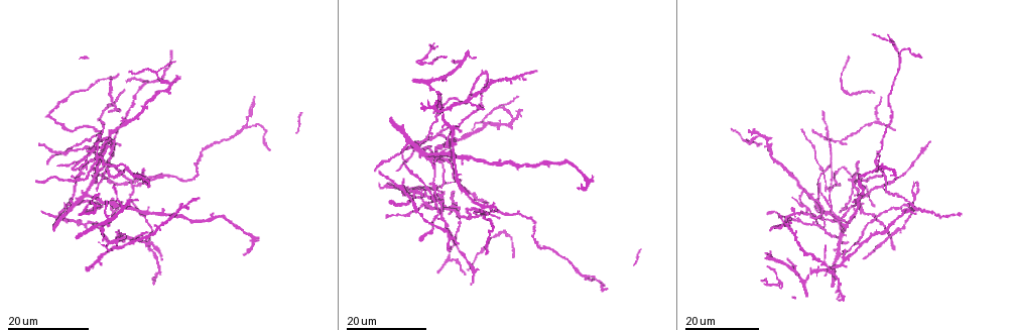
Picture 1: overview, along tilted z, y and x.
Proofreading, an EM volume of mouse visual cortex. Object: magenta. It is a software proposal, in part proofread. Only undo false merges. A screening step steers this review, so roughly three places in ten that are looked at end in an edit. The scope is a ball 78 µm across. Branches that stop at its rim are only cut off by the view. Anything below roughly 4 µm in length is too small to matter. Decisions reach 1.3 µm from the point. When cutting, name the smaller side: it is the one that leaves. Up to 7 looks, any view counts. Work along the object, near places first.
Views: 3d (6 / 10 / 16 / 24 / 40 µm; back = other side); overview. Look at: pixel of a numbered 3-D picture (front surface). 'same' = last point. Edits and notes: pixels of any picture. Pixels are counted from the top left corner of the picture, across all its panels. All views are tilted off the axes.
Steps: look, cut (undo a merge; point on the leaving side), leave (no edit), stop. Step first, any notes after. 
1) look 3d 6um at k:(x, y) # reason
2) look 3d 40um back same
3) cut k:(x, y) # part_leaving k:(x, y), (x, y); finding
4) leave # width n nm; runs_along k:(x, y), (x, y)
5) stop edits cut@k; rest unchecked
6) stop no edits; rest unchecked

look 3d 16um at 1:(825, 263) # four or more arms meet

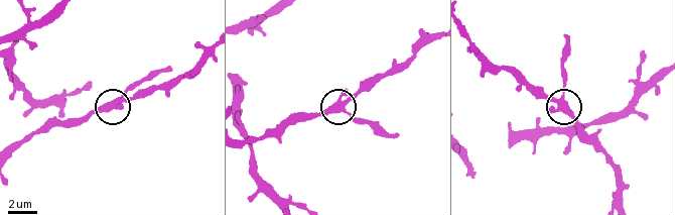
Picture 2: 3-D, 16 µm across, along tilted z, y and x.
look 3d 6um at 2:(116, 102) # zoom in

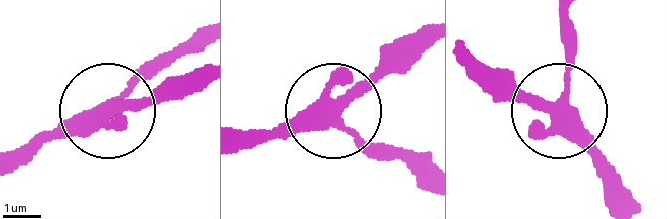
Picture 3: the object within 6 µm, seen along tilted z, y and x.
leave # one neuron here

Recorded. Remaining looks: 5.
look 3d 24um at 1:(802, 192) # four-way junction

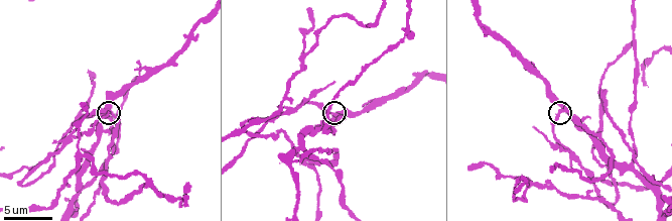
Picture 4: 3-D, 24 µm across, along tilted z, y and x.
look 3d 6um at 4:(560, 108)

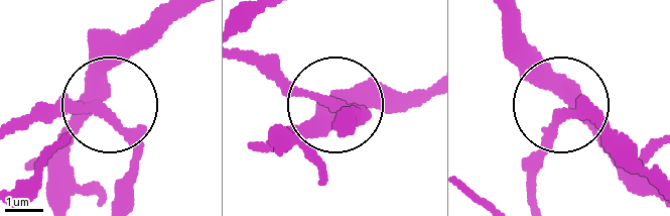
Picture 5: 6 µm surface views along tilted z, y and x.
leave # width 270 nm; all the same neuron

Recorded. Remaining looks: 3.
look 3d 16um at 1:(503, 109) # thick turns thin

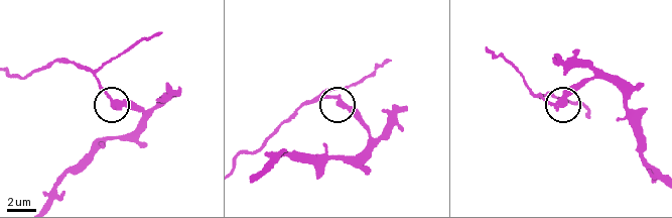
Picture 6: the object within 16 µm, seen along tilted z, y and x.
look 3d 10um at 6:(340, 104)

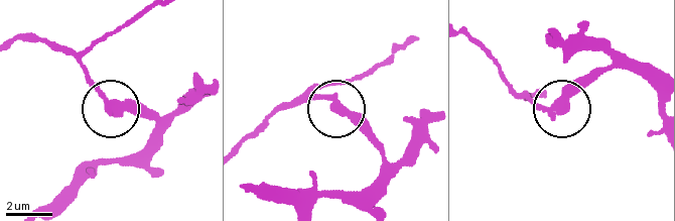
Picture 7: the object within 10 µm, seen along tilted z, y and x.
cut 7:(87, 72) # part_leaving 7:(331, 99), (275, 108), (240, 146); a second neuron is stuck on

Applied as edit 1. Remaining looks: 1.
stop edits cut@7; rest unchecked

